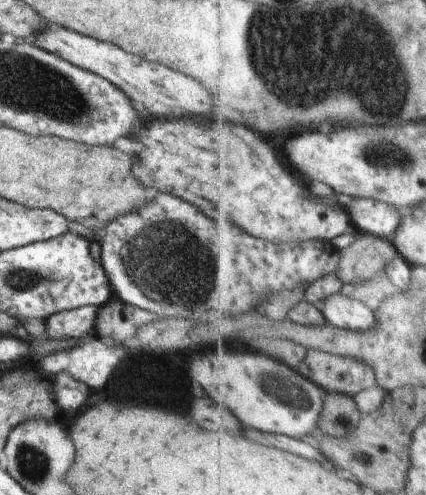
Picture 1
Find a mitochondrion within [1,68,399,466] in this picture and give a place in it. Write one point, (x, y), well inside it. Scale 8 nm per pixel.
(159, 256)

